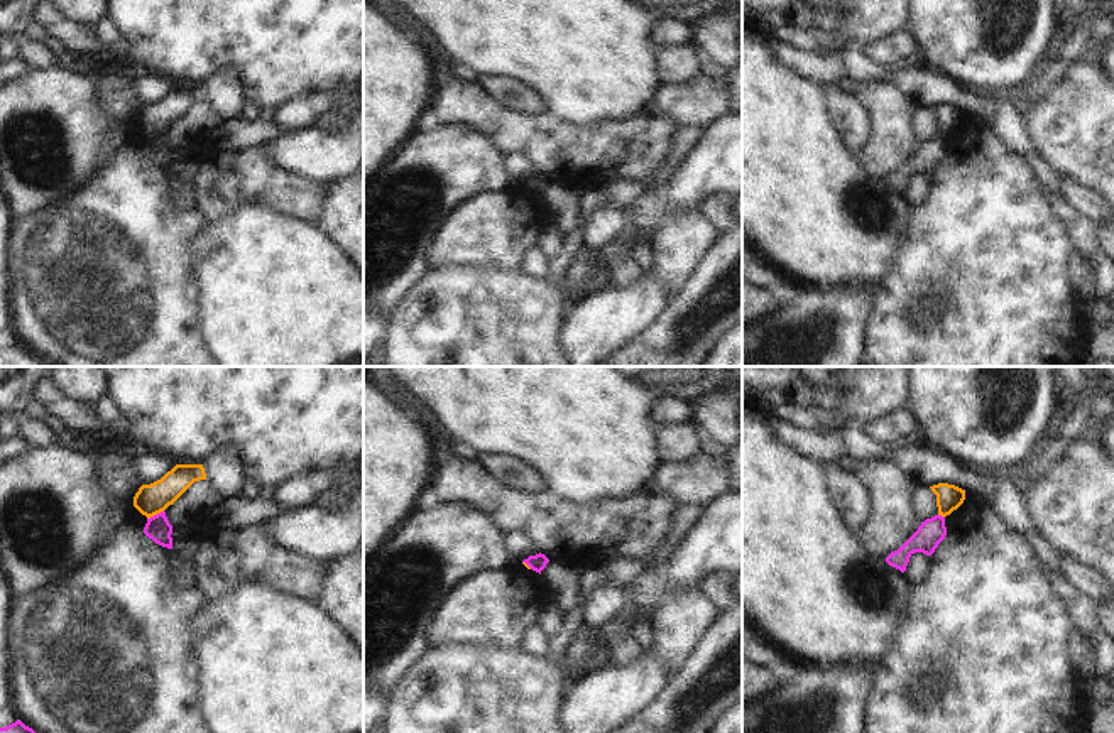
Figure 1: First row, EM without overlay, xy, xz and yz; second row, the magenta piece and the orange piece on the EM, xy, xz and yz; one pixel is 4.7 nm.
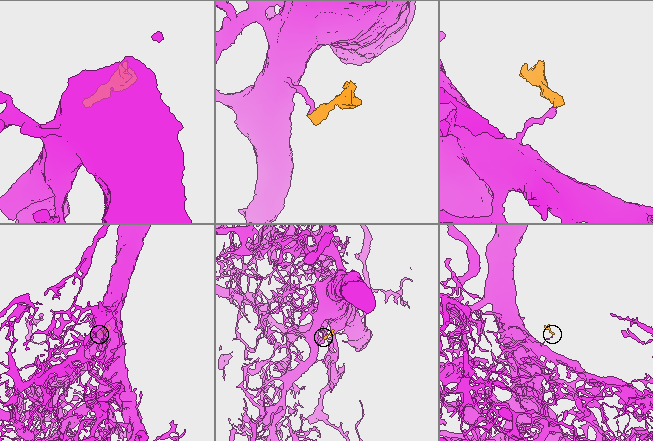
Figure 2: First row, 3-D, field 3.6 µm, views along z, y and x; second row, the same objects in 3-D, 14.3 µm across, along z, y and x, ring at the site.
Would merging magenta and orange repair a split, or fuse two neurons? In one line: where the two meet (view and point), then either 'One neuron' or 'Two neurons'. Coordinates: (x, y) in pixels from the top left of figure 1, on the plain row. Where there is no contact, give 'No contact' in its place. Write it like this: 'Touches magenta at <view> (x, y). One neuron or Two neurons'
Touches magenta at xy (154, 137). Two neurons

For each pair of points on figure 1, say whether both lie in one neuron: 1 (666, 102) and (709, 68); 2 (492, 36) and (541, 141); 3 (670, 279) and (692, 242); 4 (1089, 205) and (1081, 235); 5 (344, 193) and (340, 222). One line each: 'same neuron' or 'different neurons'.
1: different neurons
2: different neurons
3: same neuron
4: different neurons
5: same neuron

